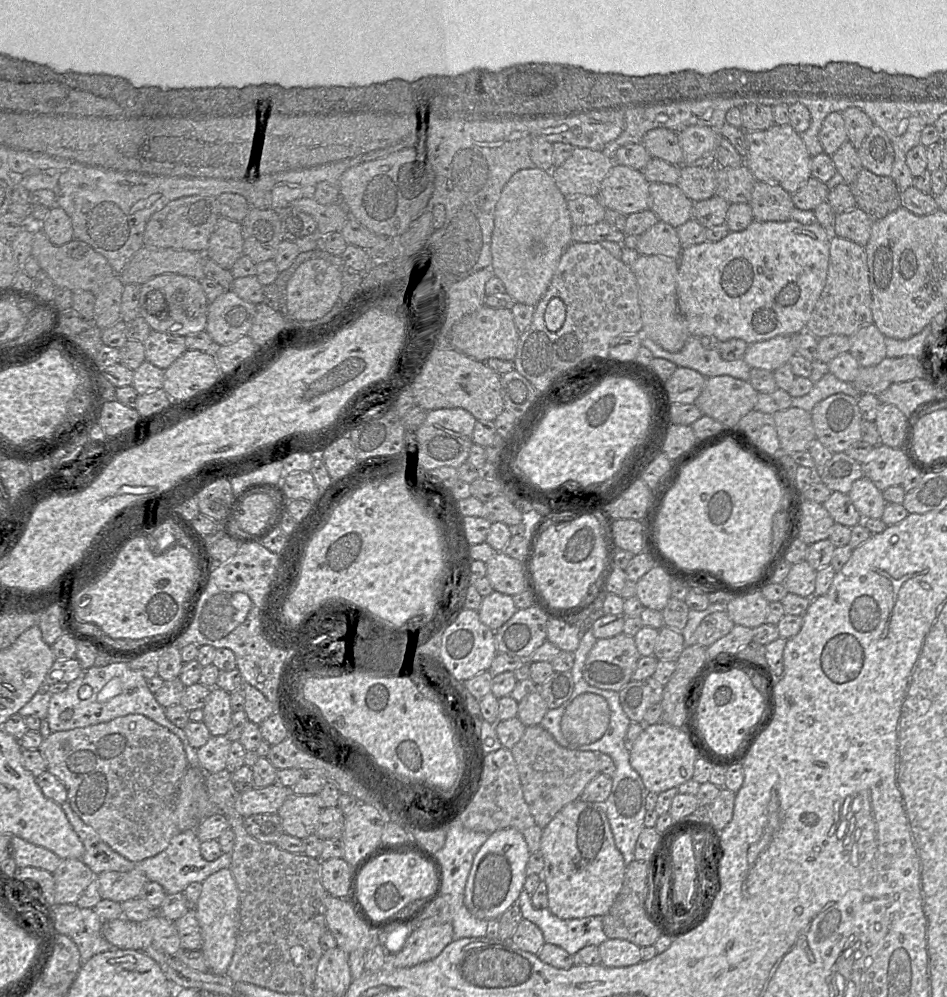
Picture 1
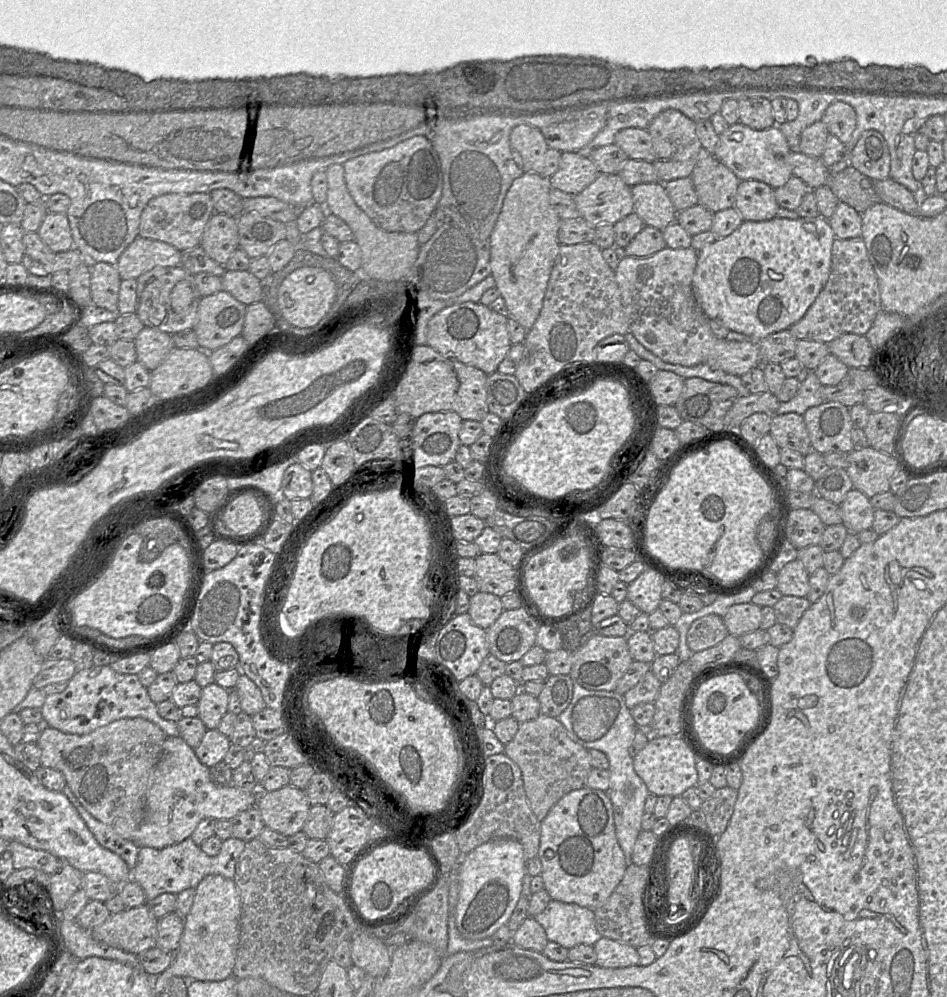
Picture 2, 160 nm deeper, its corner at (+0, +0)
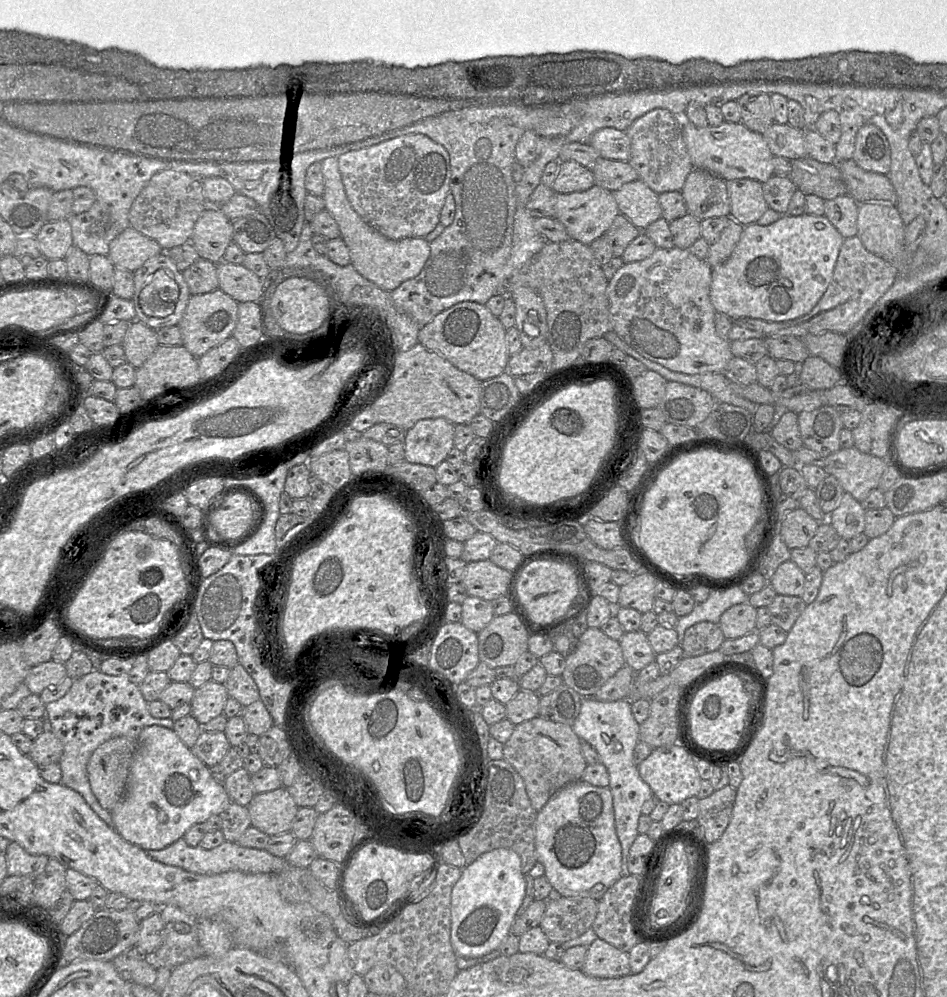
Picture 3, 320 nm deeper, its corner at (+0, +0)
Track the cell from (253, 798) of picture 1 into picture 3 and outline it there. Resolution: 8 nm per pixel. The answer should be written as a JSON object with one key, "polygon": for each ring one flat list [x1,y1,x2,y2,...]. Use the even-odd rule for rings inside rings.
{"polygon":[[152,725,144,727,139,733,124,796,109,813,114,829,124,840,144,851,161,850,182,838,194,824,219,815,231,802,223,783,211,776,209,767,193,754,173,729]]}

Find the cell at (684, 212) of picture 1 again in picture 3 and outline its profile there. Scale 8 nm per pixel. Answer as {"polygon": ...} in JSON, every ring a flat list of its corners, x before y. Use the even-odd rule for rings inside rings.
{"polygon":[[637,179,613,192,621,214,641,231,662,217,659,194]]}

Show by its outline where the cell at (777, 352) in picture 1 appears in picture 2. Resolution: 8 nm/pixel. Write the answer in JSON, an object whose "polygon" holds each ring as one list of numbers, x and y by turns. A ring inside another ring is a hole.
{"polygon":[[666,247,645,258,626,256,615,270,629,332,662,361,692,367,706,364,713,369,741,376,760,365,757,341,729,341,714,335,710,319,698,305,692,280,698,251]]}

